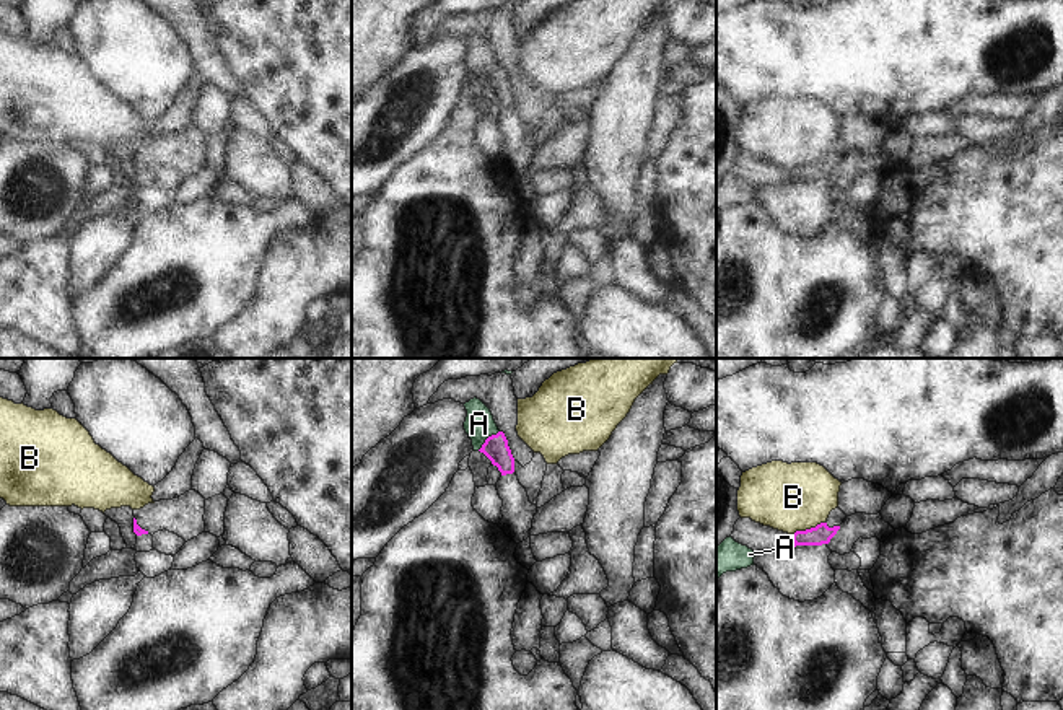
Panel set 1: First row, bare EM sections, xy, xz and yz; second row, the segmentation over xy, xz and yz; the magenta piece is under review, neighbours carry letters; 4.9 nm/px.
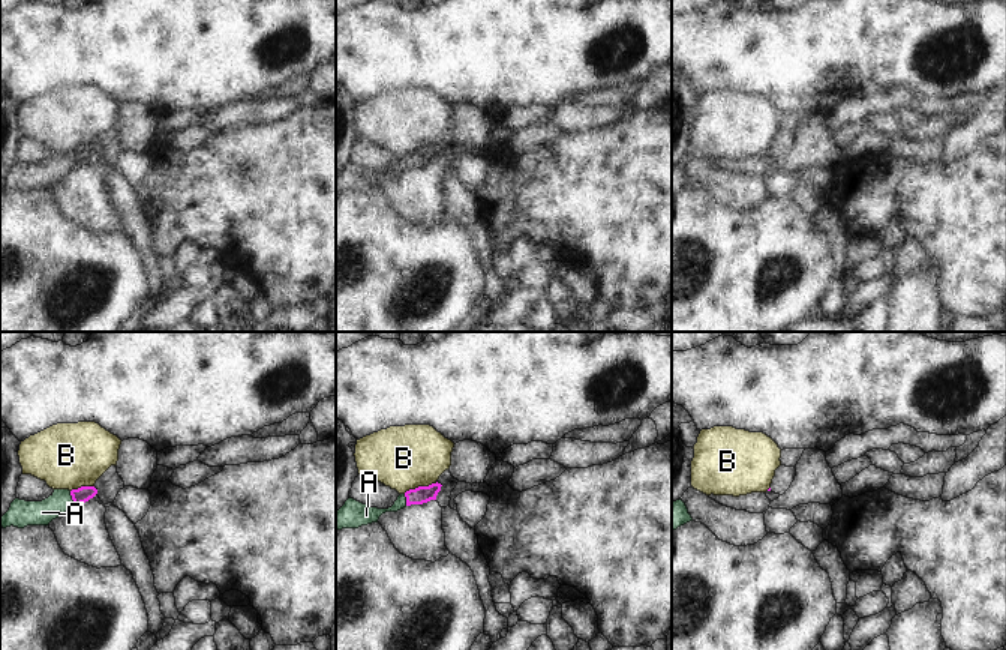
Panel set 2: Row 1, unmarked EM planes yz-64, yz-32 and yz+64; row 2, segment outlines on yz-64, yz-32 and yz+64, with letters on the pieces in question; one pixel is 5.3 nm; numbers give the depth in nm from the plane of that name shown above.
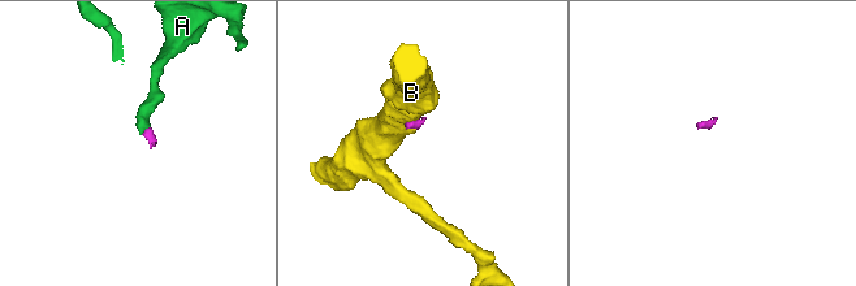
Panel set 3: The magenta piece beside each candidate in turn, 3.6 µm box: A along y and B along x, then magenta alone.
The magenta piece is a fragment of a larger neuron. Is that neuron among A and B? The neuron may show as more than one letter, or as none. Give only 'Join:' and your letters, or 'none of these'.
Join: A

